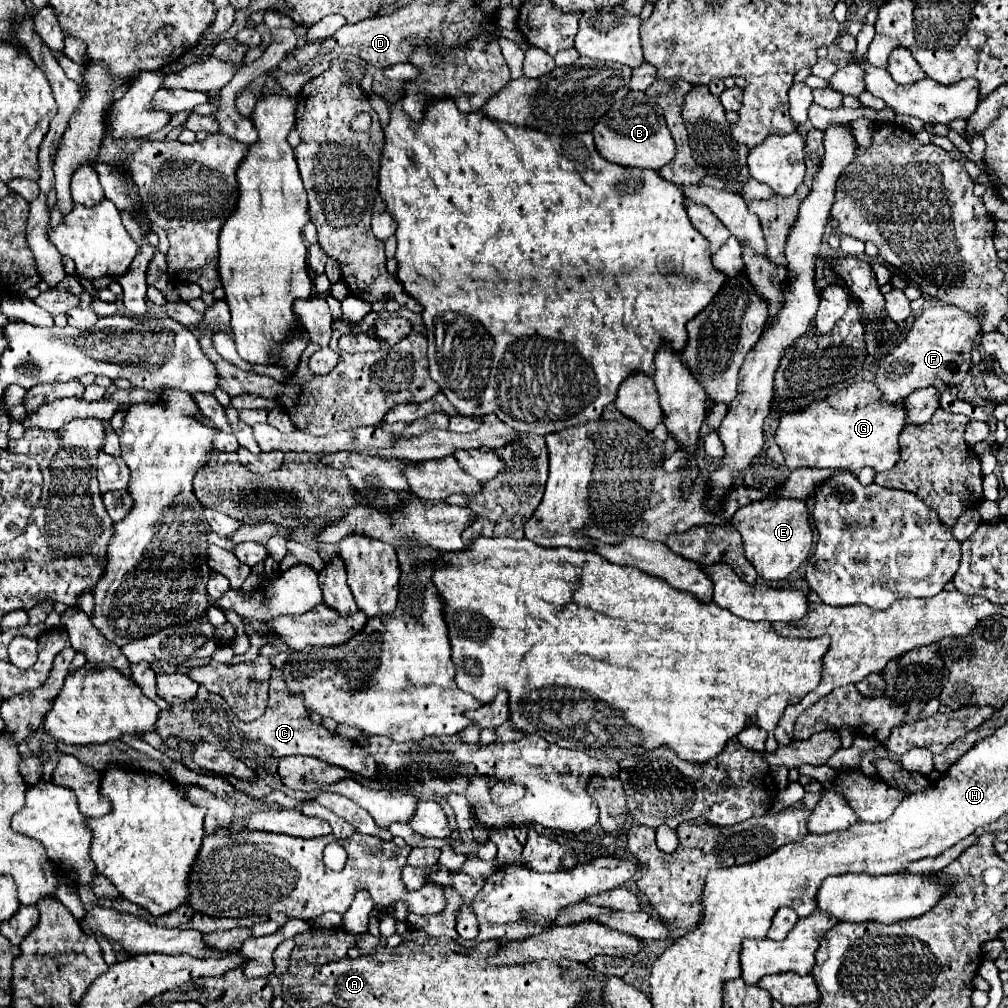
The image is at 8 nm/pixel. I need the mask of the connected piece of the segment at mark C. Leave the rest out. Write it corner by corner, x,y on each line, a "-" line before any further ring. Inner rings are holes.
274,668
272,676
270,676
270,702
262,716
262,722
246,724
242,720
236,720
236,716
232,716
228,704
224,704
224,700
220,700
220,696
208,694
206,688
198,688
196,700
190,700
188,704
180,704
180,708
172,706
170,712
160,712
158,734
162,736
164,744
168,744
168,742
216,744
216,746
228,750
234,758
242,760
250,770
254,770
258,780
268,780
268,776
270,776
272,784
280,782
278,774
276,774
278,762
286,756
296,756
296,754
318,758
330,766
344,768
346,772
360,774
368,780
376,780
376,776
378,776
376,762
370,756
370,752
360,748
356,742
344,740
344,738
336,736
334,732
326,730
324,726
312,722
310,714
306,712
302,696
288,692
284,676
278,668

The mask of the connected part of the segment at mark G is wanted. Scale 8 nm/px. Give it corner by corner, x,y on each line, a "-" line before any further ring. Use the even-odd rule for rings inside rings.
862,382
848,390
840,390
830,400
830,410
806,408
802,412
786,414
776,430
776,444
780,446
786,466
796,468
830,468
860,472
870,466
874,472
890,470
900,458
898,436
906,424
906,408
902,402
884,400
882,392
872,382

